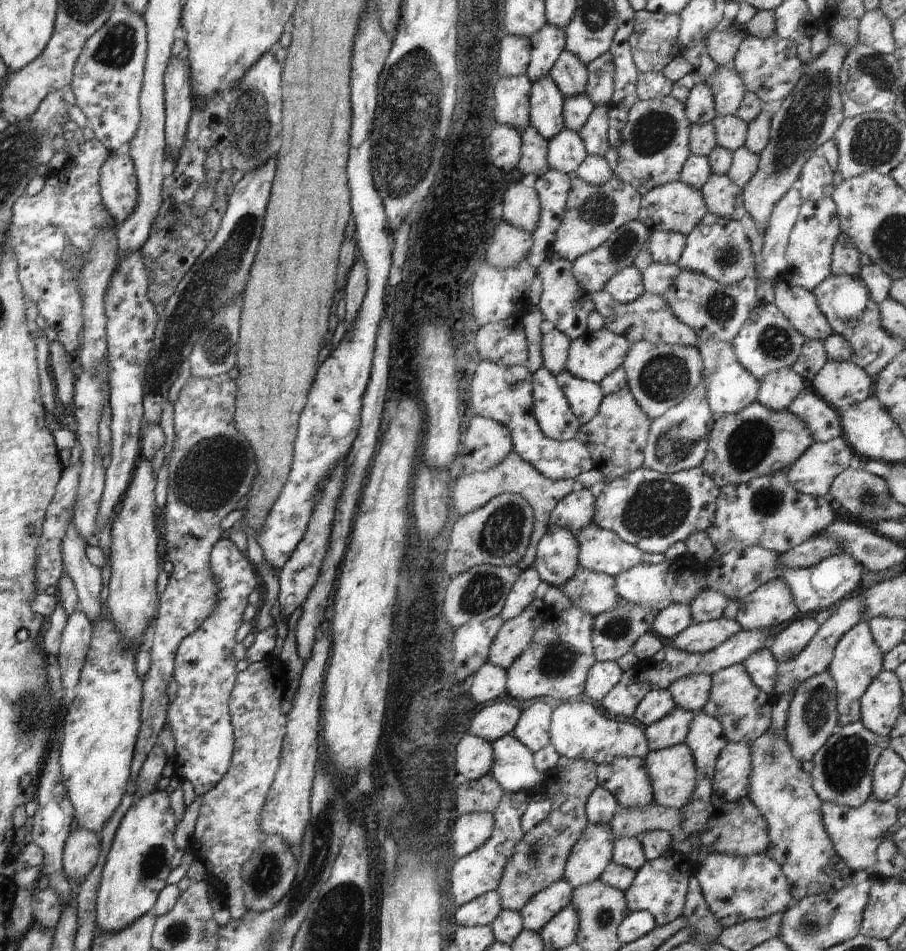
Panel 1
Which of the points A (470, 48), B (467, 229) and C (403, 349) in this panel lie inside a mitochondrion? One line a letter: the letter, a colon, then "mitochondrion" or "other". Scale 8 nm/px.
A: other
B: other
C: other

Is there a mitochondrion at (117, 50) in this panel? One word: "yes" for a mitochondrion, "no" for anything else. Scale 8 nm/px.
yes

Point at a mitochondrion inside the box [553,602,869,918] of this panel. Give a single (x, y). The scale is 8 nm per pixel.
(816, 706)

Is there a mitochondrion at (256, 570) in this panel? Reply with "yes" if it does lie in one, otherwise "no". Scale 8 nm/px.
no

